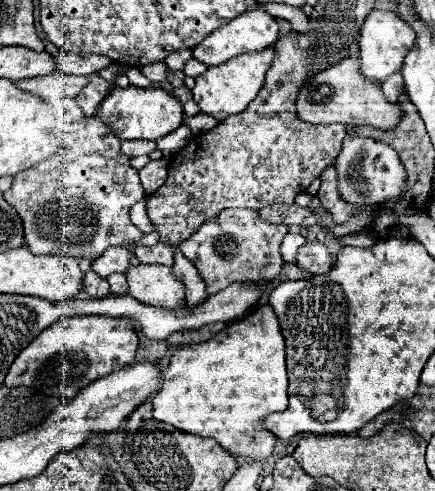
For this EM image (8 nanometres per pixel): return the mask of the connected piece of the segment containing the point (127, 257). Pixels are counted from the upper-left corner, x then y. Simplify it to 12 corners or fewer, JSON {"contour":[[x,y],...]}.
{"contour":[[111,246],[91,264],[101,278],[139,264],[125,246]]}

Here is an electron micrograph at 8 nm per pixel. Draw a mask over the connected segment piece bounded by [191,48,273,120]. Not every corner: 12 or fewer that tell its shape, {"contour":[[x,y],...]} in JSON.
{"contour":[[273,48],[207,68],[191,90],[225,120],[261,90]]}

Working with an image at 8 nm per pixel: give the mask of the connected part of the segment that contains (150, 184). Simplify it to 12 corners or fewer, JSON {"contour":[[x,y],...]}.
{"contour":[[167,160],[149,162],[139,170],[145,194],[167,180]]}

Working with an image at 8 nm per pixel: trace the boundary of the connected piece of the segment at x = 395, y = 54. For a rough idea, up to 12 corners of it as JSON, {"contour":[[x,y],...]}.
{"contour":[[373,10],[359,36],[361,72],[383,82],[403,68],[415,30]]}

